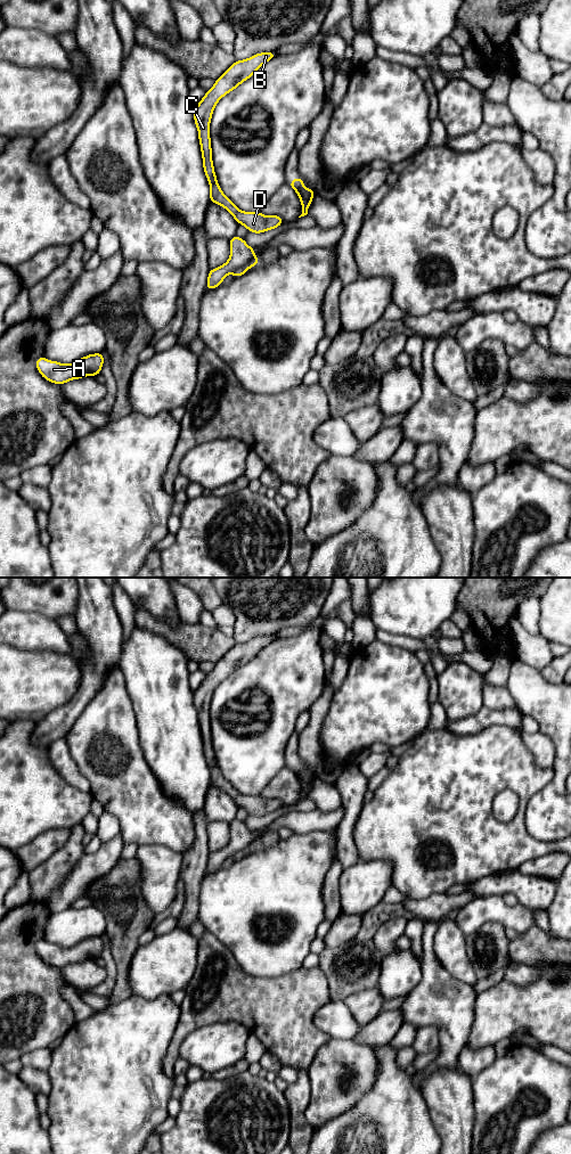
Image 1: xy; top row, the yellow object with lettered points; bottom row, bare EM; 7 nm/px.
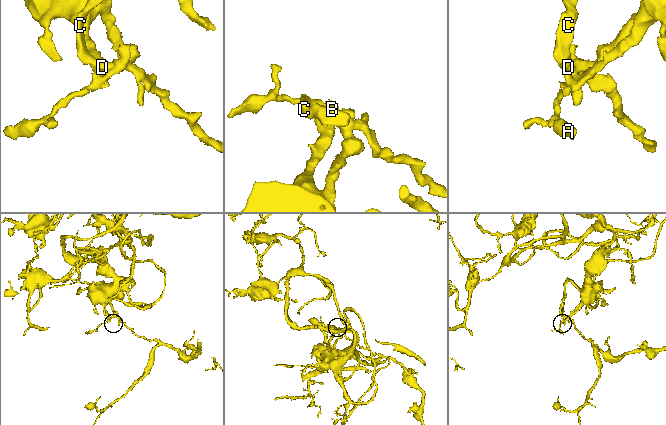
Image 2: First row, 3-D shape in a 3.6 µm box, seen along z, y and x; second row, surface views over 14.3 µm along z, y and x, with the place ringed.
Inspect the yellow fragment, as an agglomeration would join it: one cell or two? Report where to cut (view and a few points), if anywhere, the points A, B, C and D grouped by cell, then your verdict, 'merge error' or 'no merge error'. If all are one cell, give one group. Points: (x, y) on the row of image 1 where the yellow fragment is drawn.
xy (255, 259), (233, 272) | A / B C D | merge error

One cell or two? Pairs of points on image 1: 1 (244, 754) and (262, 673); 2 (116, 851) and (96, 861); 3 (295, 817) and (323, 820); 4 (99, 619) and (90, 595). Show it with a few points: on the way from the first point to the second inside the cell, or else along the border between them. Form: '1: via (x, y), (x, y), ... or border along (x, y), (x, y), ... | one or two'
1: via (264, 734), (277, 721), (277, 694) | one
2: via (112, 851), (100, 861) | one
3: via (302, 820), (316, 820) | one
4: via (97, 613), (95, 600) | one

